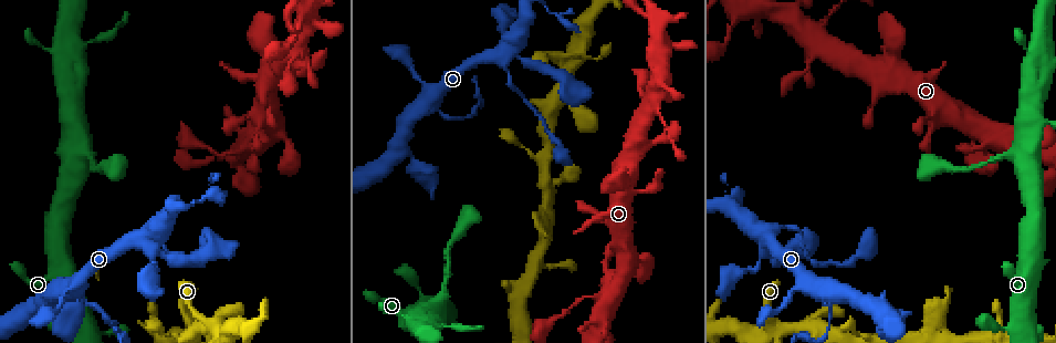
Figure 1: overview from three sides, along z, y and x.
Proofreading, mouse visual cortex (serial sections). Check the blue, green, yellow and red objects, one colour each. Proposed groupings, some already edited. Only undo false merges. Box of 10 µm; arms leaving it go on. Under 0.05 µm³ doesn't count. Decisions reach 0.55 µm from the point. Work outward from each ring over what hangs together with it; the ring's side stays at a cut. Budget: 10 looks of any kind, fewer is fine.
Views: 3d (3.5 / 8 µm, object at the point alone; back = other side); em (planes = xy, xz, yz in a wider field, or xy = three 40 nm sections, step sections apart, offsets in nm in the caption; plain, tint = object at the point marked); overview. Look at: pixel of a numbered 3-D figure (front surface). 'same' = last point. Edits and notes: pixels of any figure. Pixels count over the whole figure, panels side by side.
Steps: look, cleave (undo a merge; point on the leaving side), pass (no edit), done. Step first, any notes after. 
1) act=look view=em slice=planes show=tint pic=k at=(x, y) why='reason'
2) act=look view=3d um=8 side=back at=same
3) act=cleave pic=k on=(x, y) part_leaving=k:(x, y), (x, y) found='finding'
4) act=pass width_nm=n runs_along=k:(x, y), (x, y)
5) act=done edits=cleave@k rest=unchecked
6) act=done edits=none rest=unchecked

act=look view=3d um=3.5 side=back pic=1 at=(829, 14) why='thick turns thin'

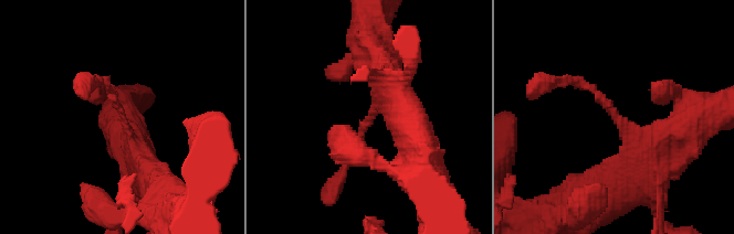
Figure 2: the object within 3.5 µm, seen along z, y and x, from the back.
act=look view=em slice=xy step=1 show=tint pic=2 at=(370, 119) arm_widths_nm=100,400

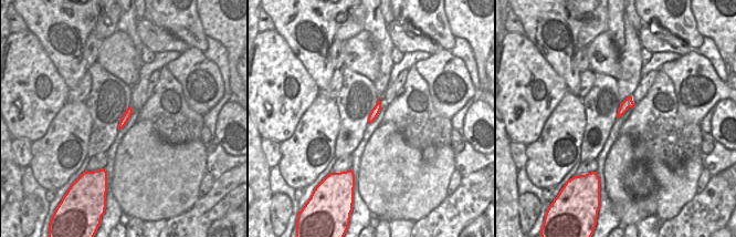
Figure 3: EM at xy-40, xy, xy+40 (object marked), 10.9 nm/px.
act=pass runs_along=2:(149, 176), (108, 84), (94, 81) found='one cell here'

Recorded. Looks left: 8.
act=look view=3d um=3.5 side=back pic=1 at=(434, 103) why='calibre changes'

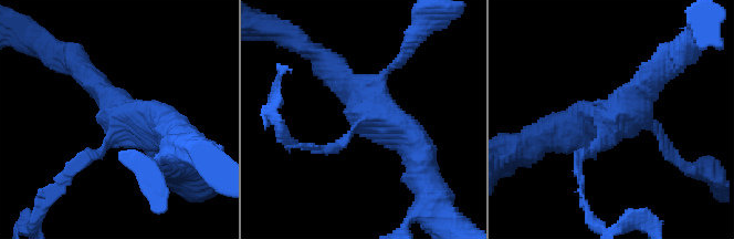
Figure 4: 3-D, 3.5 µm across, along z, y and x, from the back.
act=look view=em slice=planes show=tint pic=4 at=(117, 136) arms=3 arm_widths_nm=150,350,450 why='shape alone is not enough'

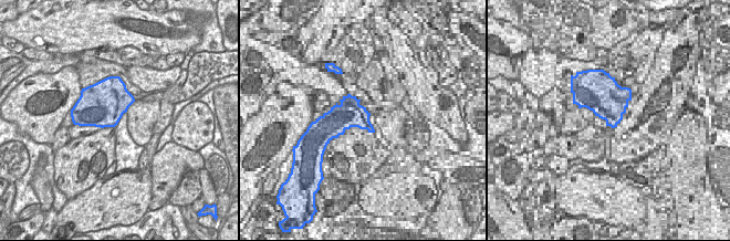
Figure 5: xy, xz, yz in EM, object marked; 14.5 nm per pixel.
act=cleave pic=4 on=(84, 158) part_leaving=4:(105, 146), (58, 183), (38, 220) found='two cells meet here'

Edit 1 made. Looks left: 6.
act=look view=overview

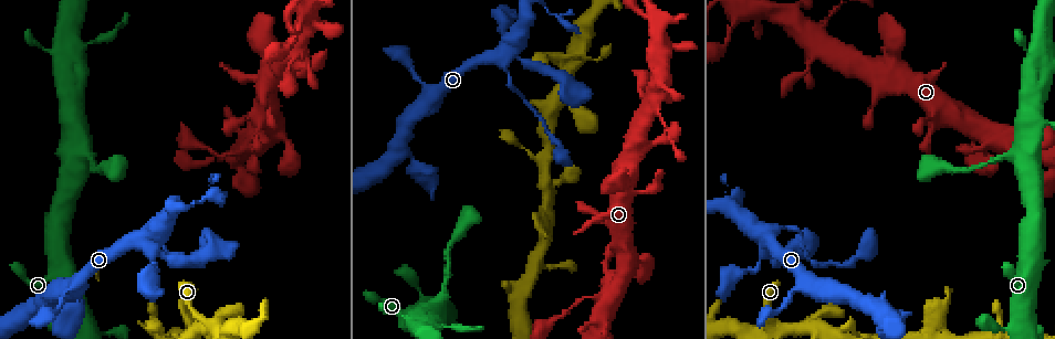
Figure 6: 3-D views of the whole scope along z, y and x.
act=look view=3d um=8 pic=6 at=(563, 59) why='sharp bend'

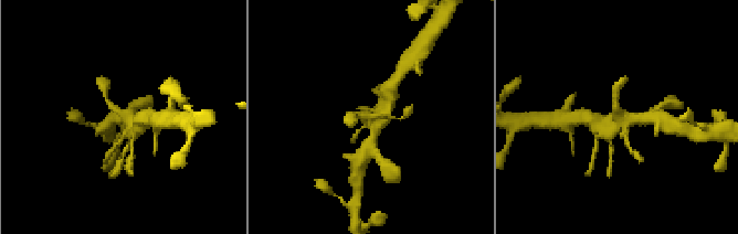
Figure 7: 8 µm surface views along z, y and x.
act=look view=em slice=xy step=5 show=tint at=same why='need the tissue'

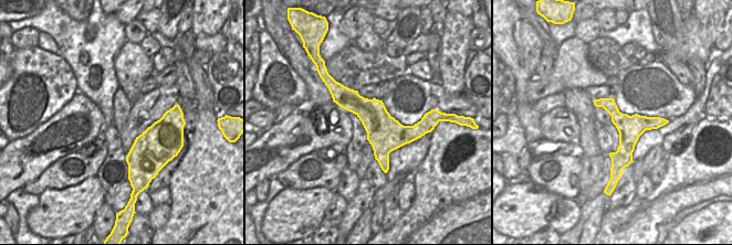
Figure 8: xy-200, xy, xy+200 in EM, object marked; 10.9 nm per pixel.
act=pass runs_along=7:(617, 92), (622, 120), (645, 117) found='continuous, no second cell'

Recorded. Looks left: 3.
act=look view=3d um=3.5 pic=6 at=(797, 230) why='abrupt turn'

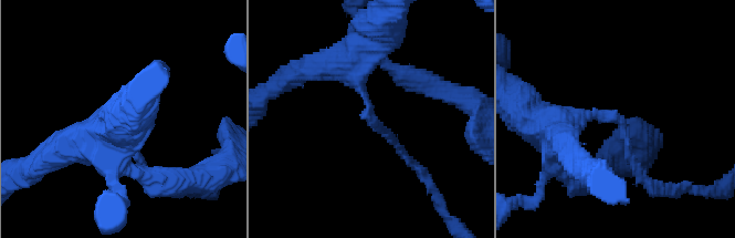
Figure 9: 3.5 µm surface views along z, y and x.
act=look view=em slice=xy step=2 show=tint pic=9 at=(618, 117) arm_widths_nm=150,350

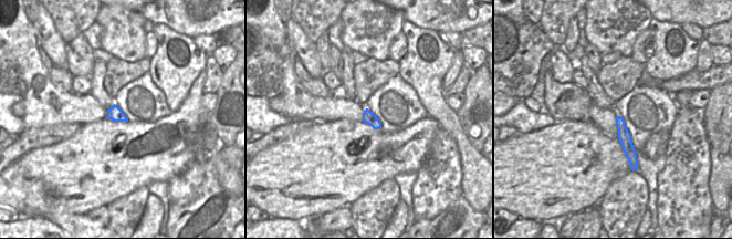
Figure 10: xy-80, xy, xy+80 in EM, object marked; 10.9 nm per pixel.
act=look view=em slice=xy step=5 show=tint at=same why='another direction'

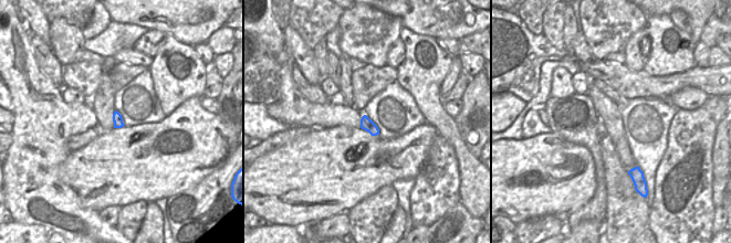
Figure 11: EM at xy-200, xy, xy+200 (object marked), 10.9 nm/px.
act=pass runs_along=9:(342, 64), (399, 146) found='continuous, no second cell'

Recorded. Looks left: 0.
act=done edits=cleave@4 rest=unchecked

